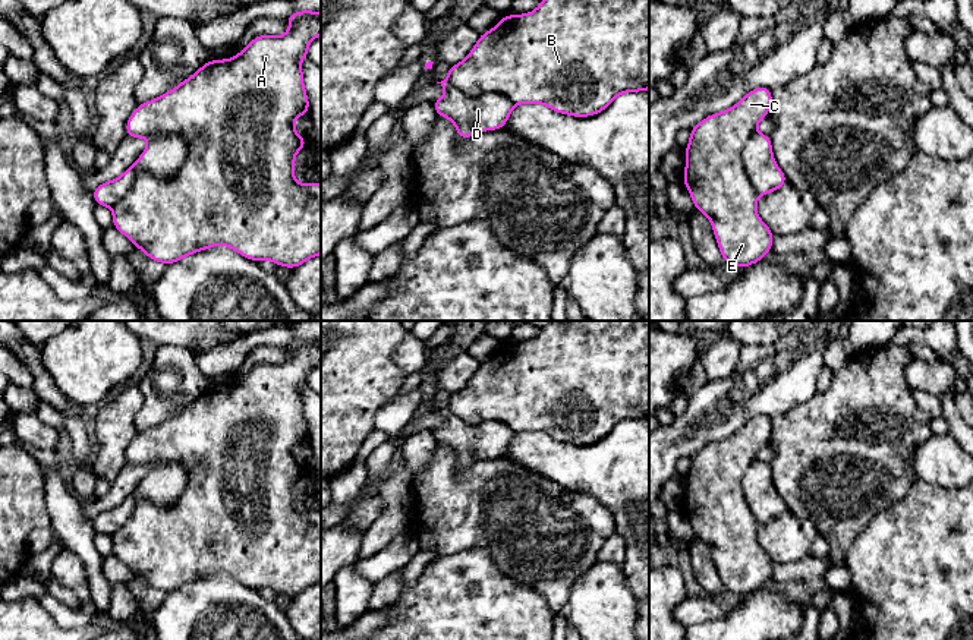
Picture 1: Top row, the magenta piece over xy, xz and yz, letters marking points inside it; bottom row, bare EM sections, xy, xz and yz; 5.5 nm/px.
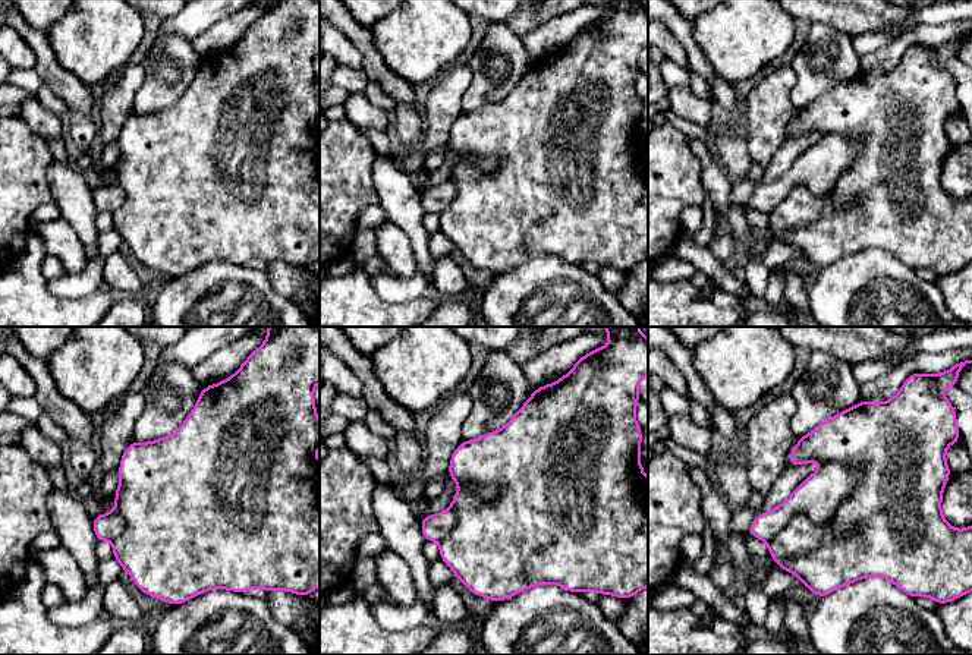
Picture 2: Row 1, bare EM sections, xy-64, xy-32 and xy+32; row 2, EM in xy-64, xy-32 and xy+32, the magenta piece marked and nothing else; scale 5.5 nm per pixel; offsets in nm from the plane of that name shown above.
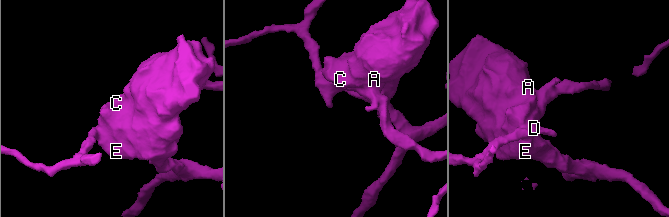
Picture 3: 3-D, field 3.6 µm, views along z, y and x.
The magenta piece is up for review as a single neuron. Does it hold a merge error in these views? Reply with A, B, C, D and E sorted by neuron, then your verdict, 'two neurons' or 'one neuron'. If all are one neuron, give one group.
A B C E / D; two neurons

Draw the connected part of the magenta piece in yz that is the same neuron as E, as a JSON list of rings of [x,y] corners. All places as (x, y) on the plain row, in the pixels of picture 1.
[[[759,414],[746,422],[734,435],[711,442],[690,458],[686,475],[683,513],[689,517],[693,533],[705,542],[725,590],[743,598],[759,590],[771,580],[774,561],[756,542],[759,521],[743,494],[743,477],[758,451],[769,442],[772,417]]]

